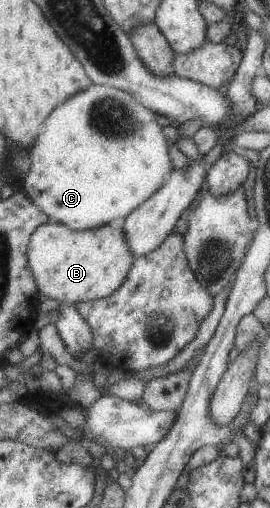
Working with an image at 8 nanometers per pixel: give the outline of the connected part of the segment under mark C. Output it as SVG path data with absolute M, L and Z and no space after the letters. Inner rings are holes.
M92 84L86 91L76 93L74 97L66 99L62 105L58 105L48 116L44 124L44 133L38 135L36 143L29 149L30 169L24 177L24 189L31 200L42 210L48 217L54 217L58 223L67 225L71 230L94 229L94 227L102 227L102 225L110 225L114 219L125 218L138 209L146 199L150 199L156 191L158 191L170 177L170 173L174 171L174 164L171 161L168 147L170 142L163 133L163 127L156 120L156 113L148 107L144 107L142 103L136 101L130 93L122 91L112 86Z

